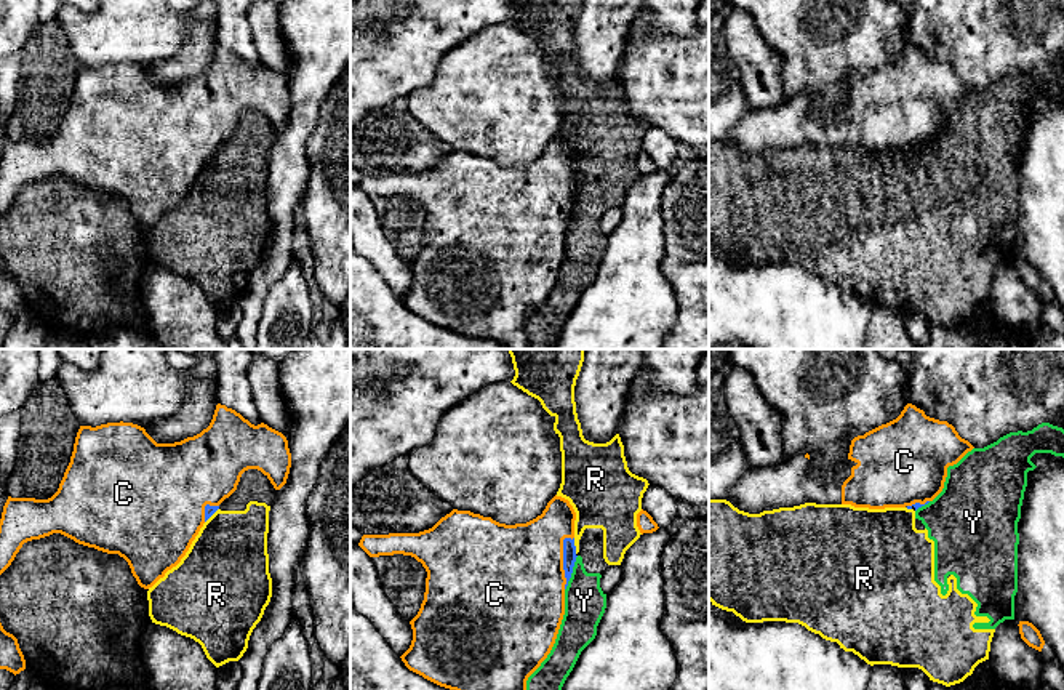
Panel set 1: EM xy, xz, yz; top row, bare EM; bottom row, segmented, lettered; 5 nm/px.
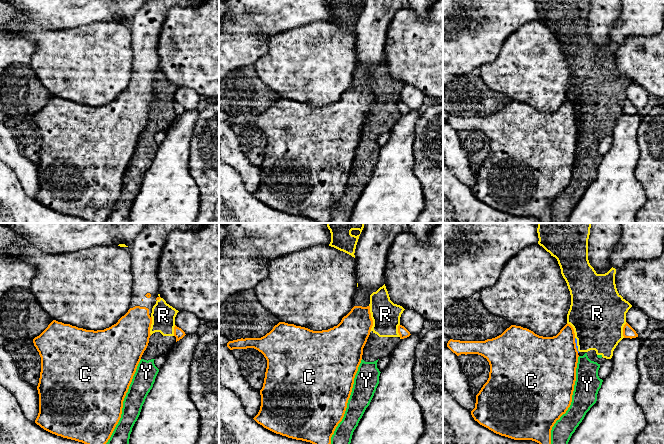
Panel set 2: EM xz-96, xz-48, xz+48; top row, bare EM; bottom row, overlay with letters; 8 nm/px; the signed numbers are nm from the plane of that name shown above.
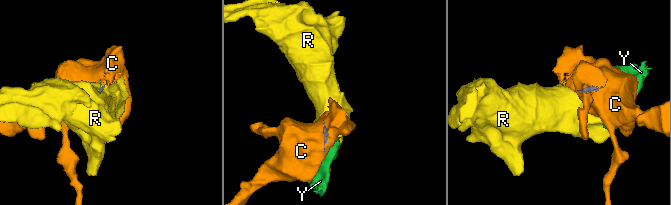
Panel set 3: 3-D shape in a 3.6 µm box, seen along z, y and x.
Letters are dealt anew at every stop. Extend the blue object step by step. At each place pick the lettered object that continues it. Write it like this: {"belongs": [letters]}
{"belongs": ["C"]}

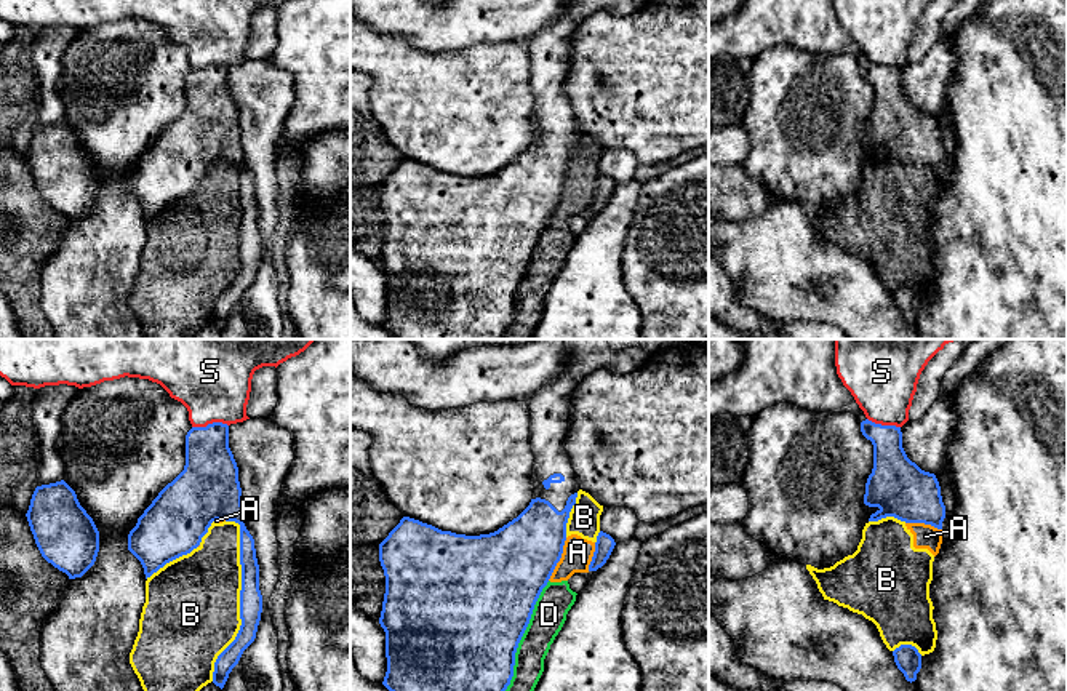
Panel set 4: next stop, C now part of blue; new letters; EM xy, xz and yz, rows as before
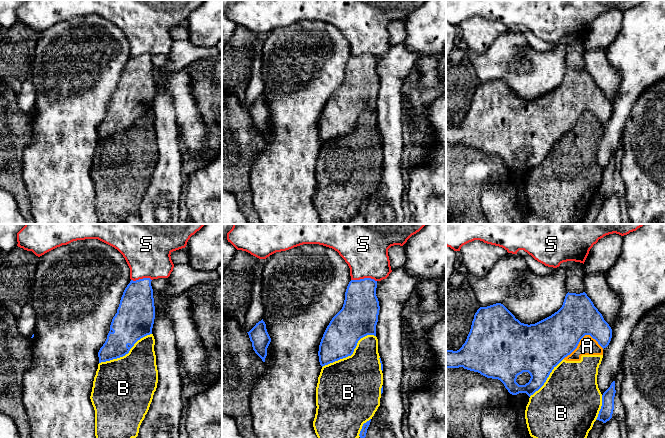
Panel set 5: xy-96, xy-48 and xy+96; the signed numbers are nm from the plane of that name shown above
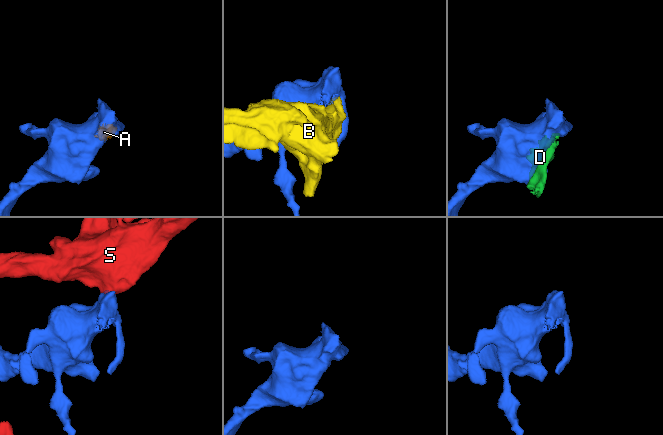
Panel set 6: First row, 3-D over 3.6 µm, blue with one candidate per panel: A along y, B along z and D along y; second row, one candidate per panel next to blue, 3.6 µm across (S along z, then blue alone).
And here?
{"belongs": []}

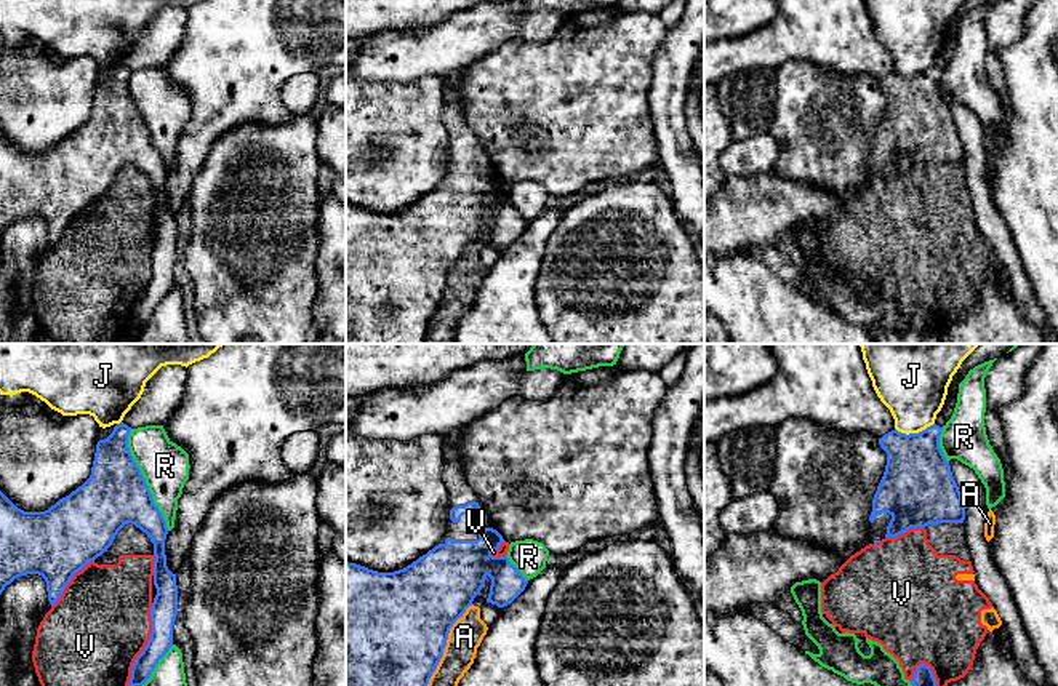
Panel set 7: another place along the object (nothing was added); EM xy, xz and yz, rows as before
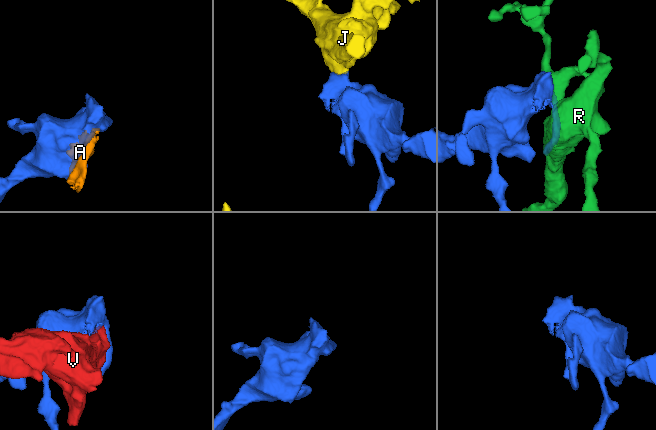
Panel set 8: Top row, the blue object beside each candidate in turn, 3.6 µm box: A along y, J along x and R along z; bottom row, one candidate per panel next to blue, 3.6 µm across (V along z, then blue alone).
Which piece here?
{"belongs": []}

